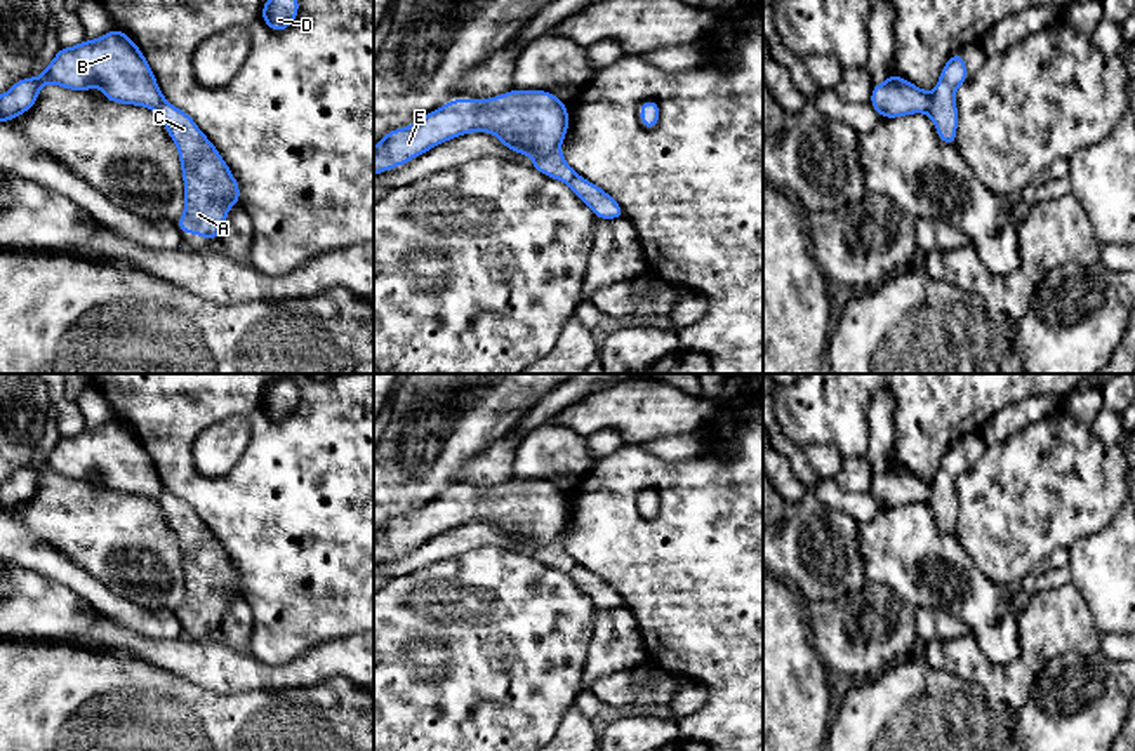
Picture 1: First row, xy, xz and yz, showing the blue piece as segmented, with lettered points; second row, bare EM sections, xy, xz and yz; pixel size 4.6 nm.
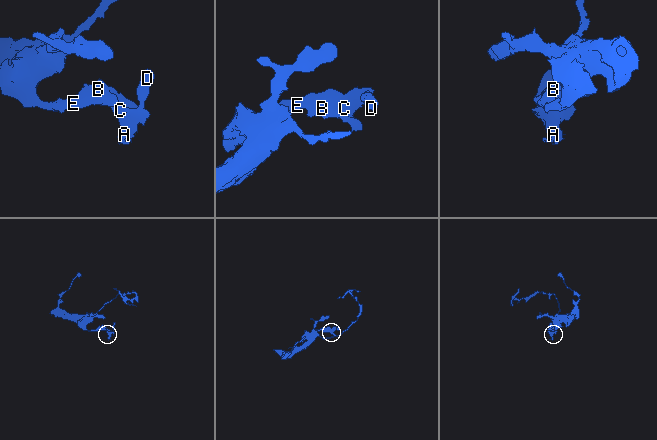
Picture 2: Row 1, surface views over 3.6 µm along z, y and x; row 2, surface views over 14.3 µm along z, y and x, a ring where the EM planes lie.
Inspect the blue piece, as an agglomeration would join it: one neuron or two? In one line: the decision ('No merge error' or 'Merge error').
Merge error

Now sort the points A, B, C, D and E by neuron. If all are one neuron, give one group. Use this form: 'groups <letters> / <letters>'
groups A C D / B E

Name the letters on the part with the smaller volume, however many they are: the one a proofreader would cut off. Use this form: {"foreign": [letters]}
{"foreign": ["A", "C", "D"]}

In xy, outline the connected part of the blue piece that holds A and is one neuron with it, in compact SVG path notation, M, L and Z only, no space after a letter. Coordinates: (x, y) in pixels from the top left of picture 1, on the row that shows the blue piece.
M165 97L155 111L176 143L181 162L186 209L176 226L212 242L219 238L229 207L240 205L240 184L217 148L186 111Z

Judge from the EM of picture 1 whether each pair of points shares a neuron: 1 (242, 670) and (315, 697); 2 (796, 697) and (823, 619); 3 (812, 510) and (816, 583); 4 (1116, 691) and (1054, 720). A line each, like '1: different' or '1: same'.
1: different
2: different
3: same
4: same

